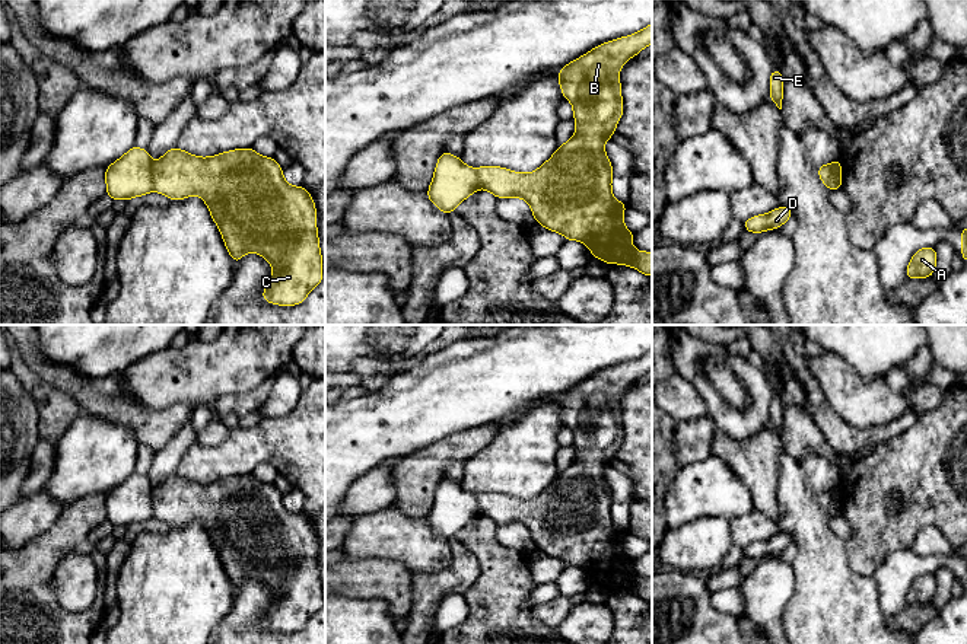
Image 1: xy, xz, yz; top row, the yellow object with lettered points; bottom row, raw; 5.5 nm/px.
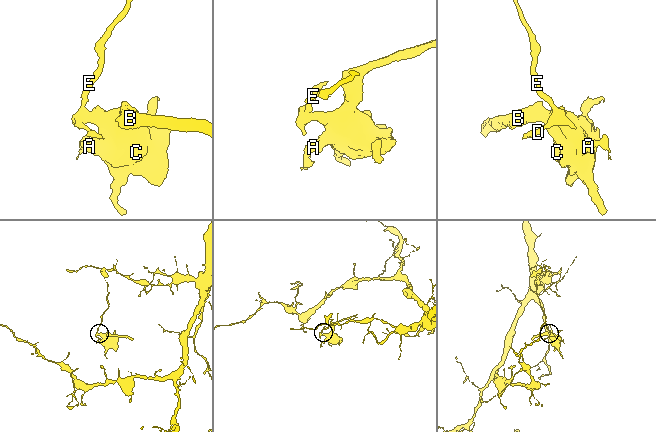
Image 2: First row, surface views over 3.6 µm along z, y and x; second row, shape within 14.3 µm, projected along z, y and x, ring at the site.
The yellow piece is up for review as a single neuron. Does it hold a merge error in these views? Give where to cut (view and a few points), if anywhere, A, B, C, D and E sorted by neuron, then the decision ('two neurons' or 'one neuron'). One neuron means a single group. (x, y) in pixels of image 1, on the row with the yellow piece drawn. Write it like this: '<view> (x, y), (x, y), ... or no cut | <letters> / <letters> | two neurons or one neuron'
xy (153, 162), (150, 169), (152, 190) | A B C / D E | two neurons

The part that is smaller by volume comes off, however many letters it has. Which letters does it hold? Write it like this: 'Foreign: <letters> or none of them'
Foreign: A, B, C

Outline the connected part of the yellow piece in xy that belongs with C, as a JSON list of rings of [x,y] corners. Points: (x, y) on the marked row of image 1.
[[[172,147],[152,163],[150,175],[153,191],[171,200],[185,200],[190,195],[200,195],[204,200],[235,264],[244,254],[254,252],[263,255],[273,265],[271,278],[261,294],[265,302],[280,306],[300,305],[309,291],[322,281],[322,256],[314,200],[303,186],[292,186],[284,181],[281,168],[274,157],[264,157],[251,147],[229,150],[211,157],[197,157]]]

